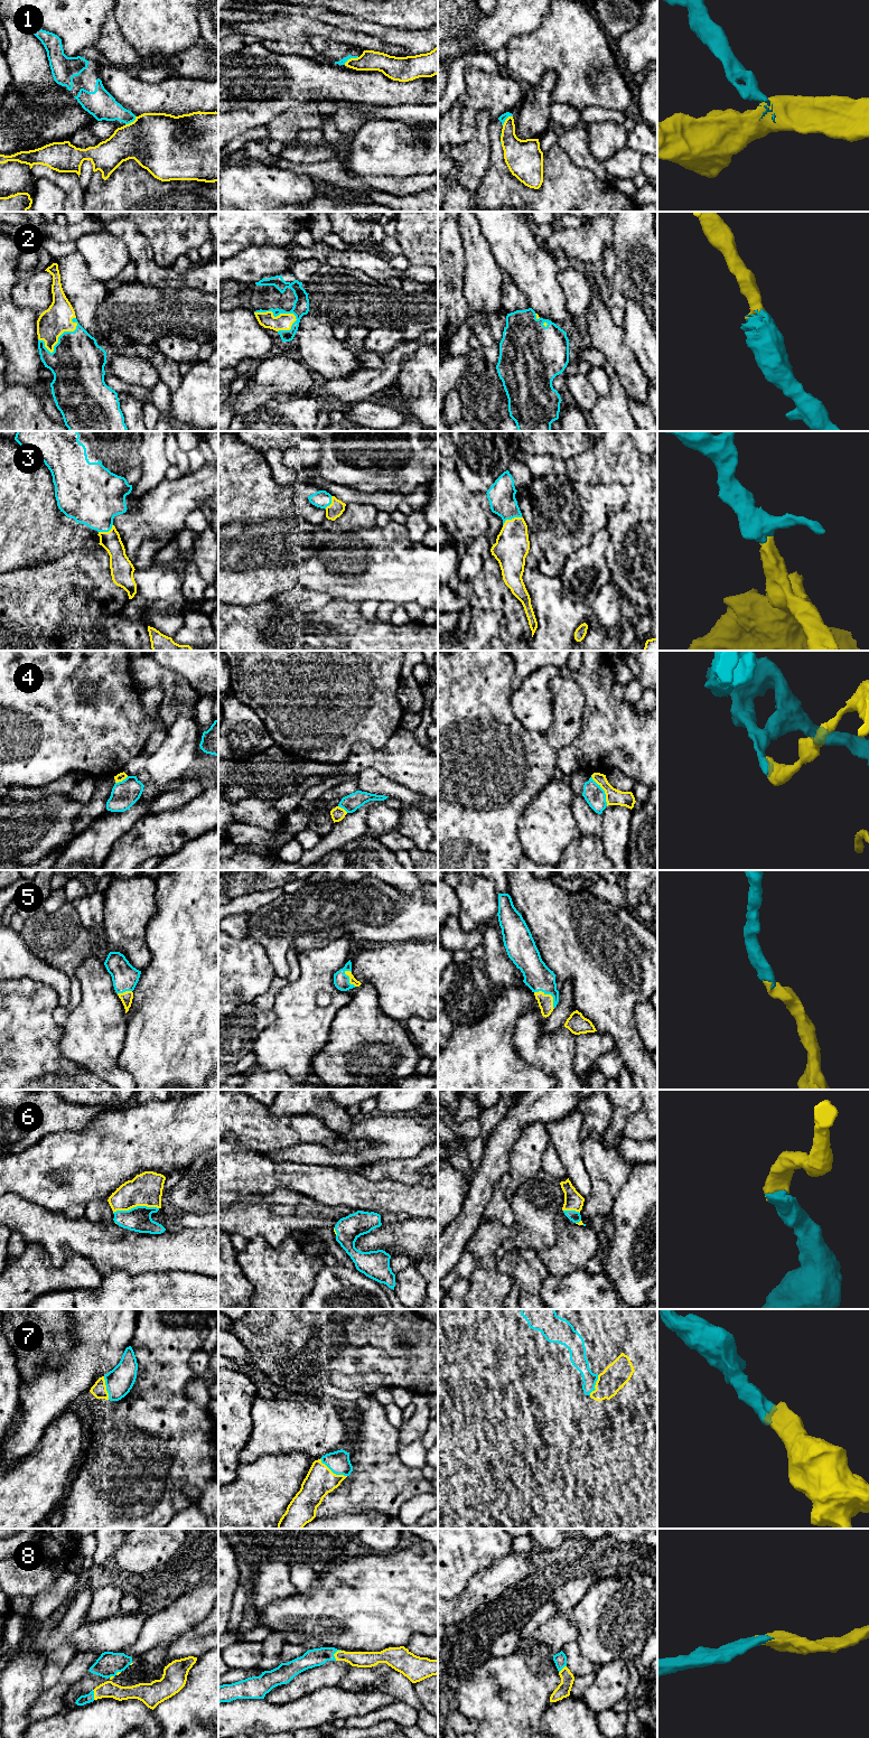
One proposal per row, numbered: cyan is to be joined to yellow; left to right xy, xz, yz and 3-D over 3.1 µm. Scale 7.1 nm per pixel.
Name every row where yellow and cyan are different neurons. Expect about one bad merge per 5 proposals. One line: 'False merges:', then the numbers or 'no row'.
False merges: 1, 4

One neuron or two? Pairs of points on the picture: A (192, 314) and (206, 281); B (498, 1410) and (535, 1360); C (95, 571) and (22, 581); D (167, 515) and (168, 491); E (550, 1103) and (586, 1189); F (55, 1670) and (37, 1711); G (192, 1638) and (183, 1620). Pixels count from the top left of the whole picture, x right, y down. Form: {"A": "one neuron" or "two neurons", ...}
{"A": "two neurons", "B": "two neurons", "C": "one neuron", "D": "one neuron", "E": "two neurons", "F": "two neurons", "G": "two neurons"}

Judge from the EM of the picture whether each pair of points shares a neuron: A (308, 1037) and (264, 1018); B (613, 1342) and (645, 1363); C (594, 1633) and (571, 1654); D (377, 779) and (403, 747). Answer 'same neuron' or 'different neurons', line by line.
A: different neurons
B: different neurons
C: different neurons
D: different neurons

